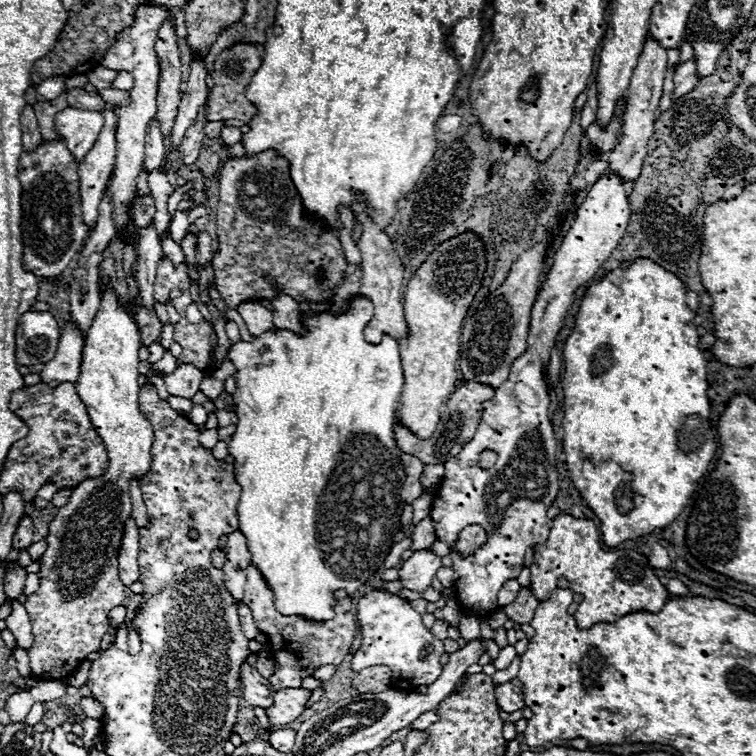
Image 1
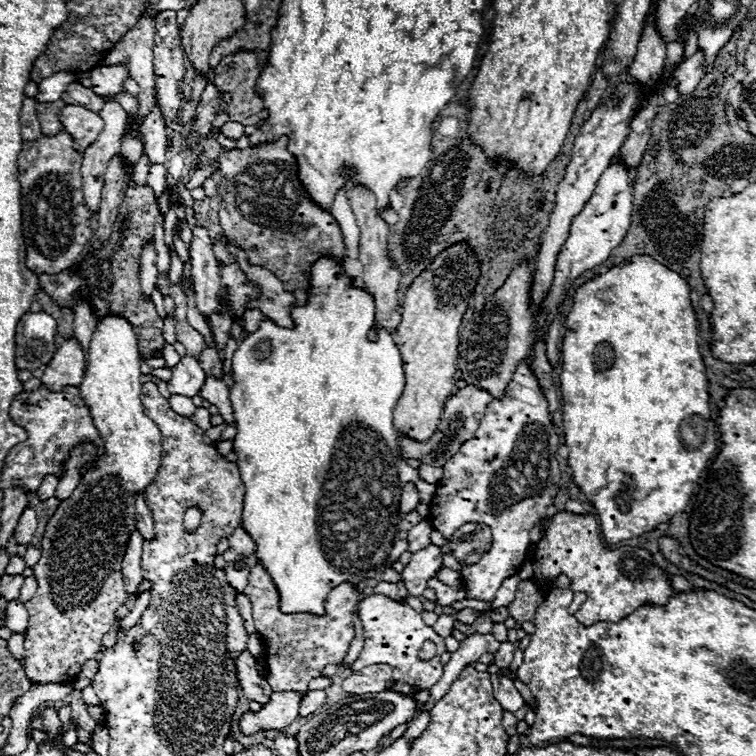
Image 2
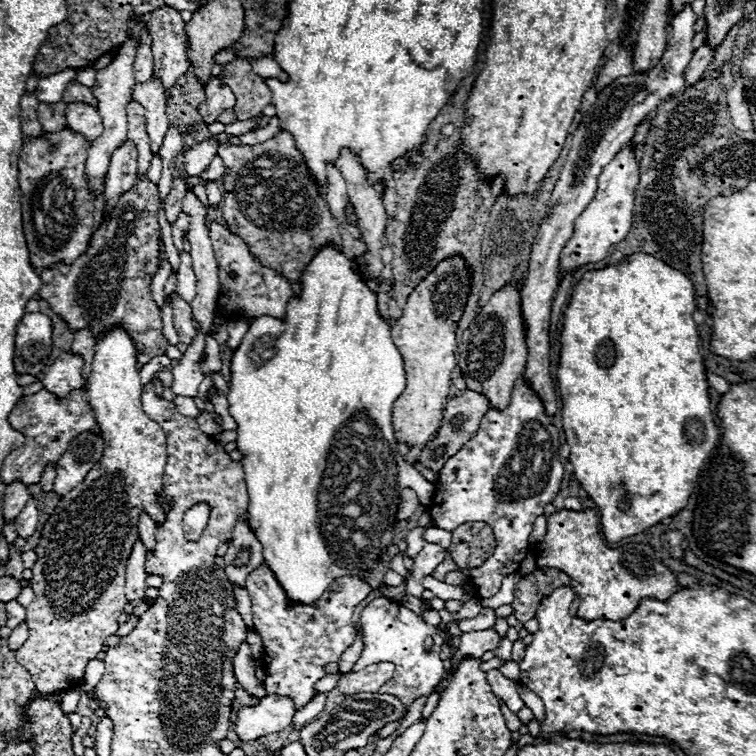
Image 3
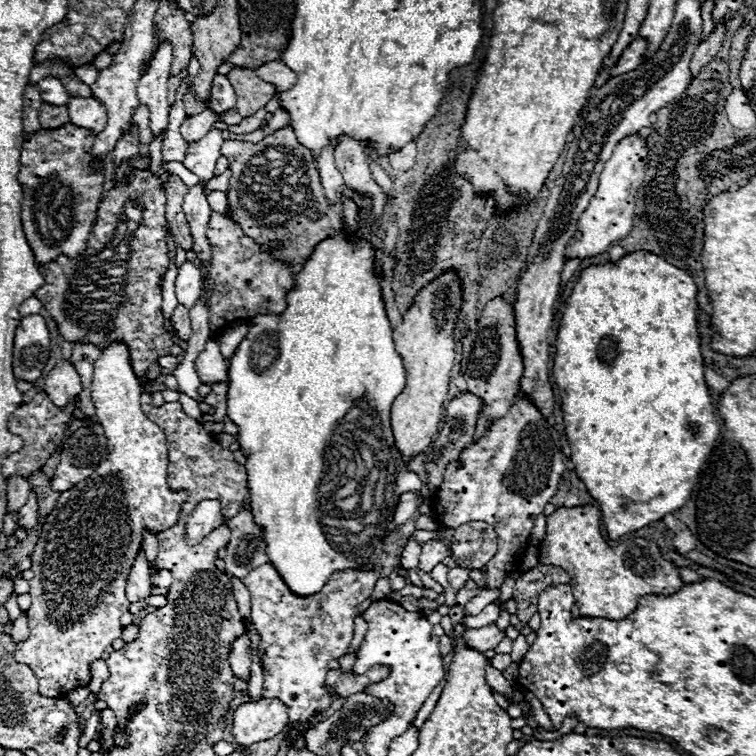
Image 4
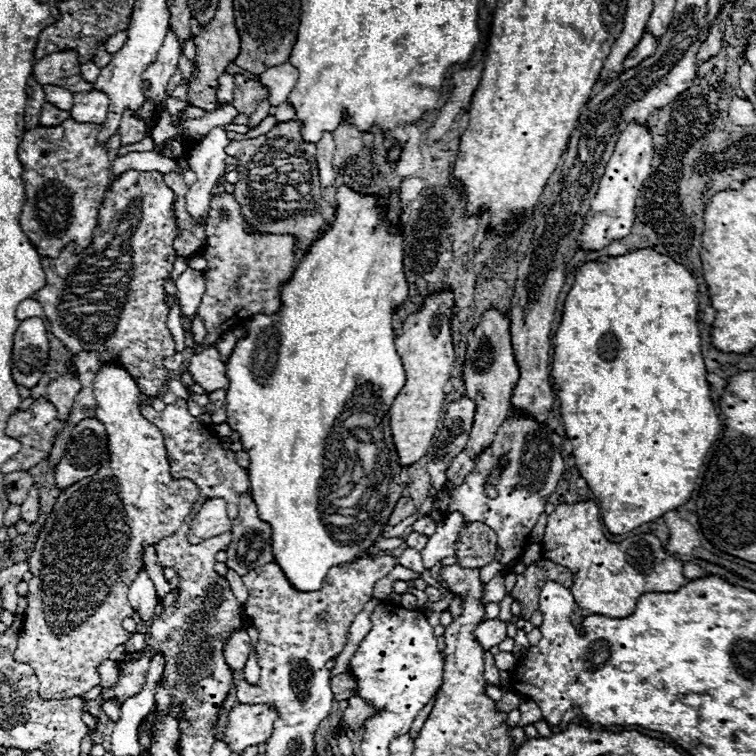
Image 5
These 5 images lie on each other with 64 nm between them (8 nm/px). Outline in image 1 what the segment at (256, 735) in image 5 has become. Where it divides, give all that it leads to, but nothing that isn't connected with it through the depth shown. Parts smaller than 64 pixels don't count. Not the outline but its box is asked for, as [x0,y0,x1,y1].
[266,688,310,726]

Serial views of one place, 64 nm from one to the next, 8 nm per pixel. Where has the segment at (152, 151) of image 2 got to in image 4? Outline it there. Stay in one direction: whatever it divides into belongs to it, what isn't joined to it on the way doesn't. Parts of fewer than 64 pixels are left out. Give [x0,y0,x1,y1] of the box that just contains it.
[138,42,172,134]

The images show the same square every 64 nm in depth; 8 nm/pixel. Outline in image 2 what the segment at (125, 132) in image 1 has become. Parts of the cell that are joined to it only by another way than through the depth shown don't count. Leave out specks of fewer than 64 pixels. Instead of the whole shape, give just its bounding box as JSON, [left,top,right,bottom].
[106,12,154,164]

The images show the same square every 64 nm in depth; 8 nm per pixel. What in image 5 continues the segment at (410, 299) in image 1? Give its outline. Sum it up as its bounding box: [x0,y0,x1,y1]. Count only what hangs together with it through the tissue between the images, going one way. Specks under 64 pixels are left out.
[390,290,454,468]

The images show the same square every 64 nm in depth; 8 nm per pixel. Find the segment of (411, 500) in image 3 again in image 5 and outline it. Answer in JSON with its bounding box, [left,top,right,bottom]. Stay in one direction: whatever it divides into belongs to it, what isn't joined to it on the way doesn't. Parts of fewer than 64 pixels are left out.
[388,498,416,526]

